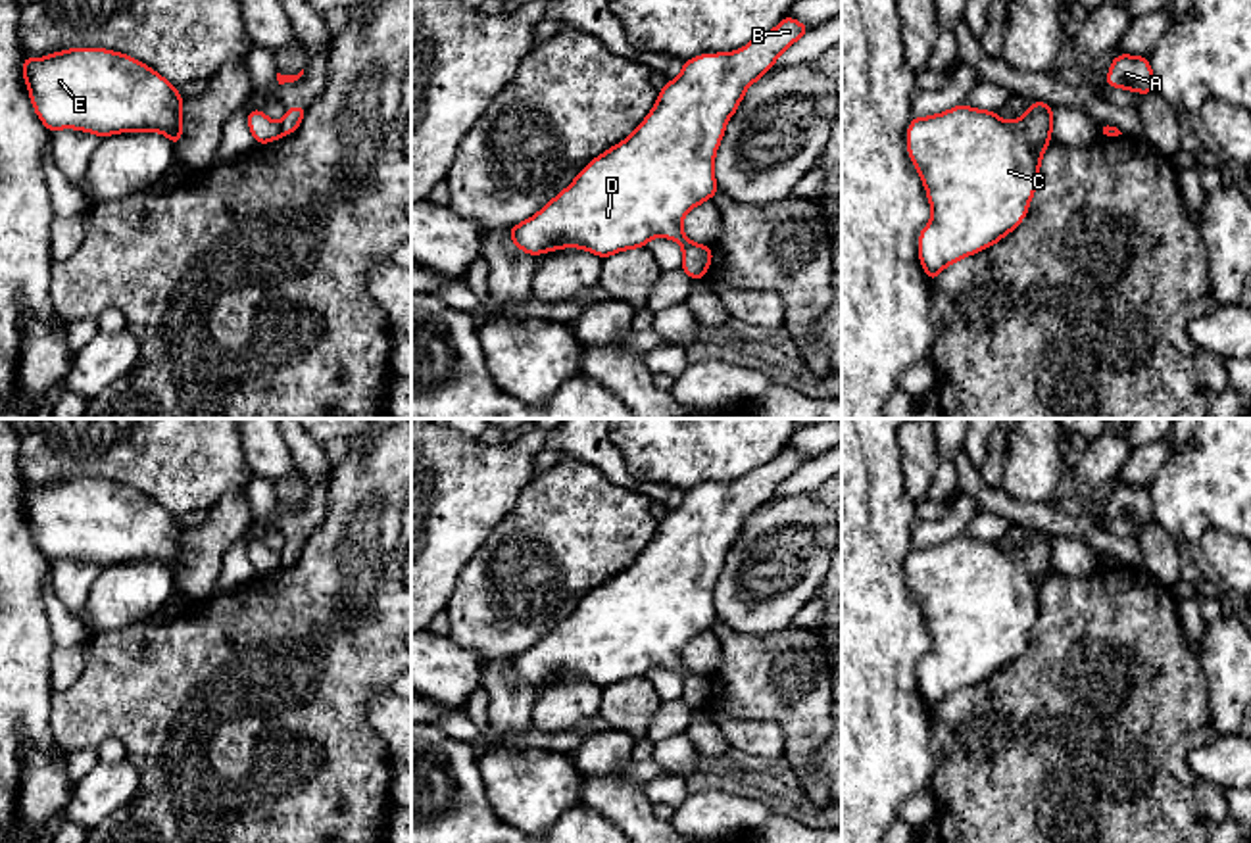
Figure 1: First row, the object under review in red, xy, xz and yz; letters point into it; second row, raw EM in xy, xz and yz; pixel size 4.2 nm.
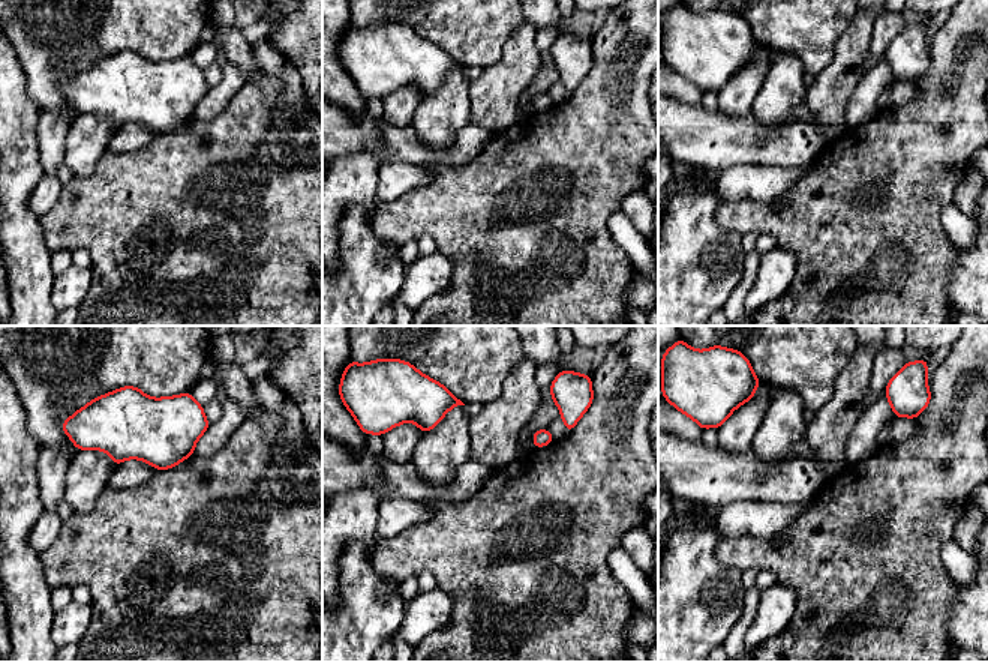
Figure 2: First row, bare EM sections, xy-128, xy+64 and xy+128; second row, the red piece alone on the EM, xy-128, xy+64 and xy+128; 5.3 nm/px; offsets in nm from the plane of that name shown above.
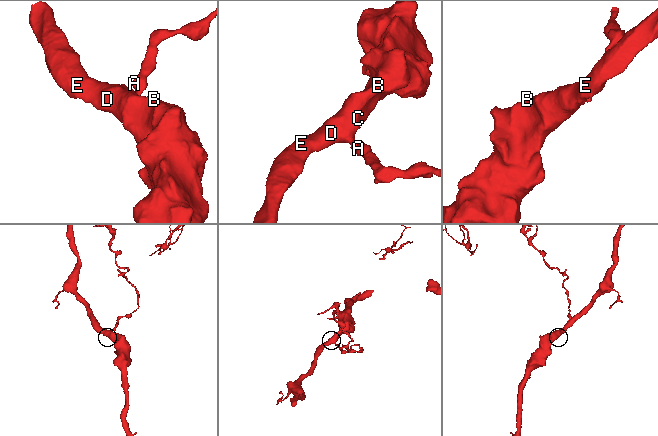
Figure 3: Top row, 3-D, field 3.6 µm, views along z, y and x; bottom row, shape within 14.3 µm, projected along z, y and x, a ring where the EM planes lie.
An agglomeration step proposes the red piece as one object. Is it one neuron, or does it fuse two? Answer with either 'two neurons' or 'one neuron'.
two neurons

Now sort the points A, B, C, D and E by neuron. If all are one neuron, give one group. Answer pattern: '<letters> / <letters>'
A / B C D E

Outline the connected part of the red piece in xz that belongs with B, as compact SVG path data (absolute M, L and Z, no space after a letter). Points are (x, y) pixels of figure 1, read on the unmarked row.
M786 446L773 461L742 480L701 484L682 492L680 505L659 520L653 540L630 566L586 593L576 609L536 645L509 659L513 674L532 687L575 676L603 689L615 682L644 678L651 668L661 666L682 676L680 701L692 711L703 709L711 695L711 678L690 672L682 651L690 639L719 622L715 584L726 551L738 540L748 517L763 509L776 488L809 459Z

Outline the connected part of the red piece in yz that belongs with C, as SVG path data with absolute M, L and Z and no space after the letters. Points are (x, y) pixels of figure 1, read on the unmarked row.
M1038 530L1017 551L963 534L938 545L913 547L907 582L932 638L932 649L919 664L919 689L928 712L947 695L999 672L1028 645L1040 593L1053 566L1051 549L1053 538Z

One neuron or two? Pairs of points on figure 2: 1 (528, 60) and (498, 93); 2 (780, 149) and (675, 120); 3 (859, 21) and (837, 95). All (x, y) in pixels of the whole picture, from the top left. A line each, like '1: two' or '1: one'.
1: one
2: one
3: one

